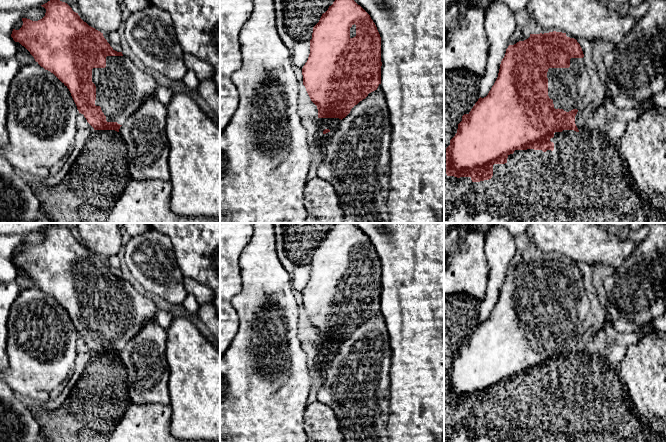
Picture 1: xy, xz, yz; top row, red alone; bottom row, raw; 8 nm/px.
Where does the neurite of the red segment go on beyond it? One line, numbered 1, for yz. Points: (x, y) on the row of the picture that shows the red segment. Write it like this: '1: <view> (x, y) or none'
1: yz (565, 85)

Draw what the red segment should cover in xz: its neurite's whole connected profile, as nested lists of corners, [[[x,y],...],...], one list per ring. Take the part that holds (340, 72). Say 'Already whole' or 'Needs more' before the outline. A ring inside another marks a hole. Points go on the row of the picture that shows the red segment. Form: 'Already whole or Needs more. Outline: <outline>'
Needs more. Outline: [[[335,0],[329,6],[328,10],[322,14],[319,22],[313,27],[312,39],[310,40],[310,54],[302,68],[303,85],[311,101],[317,106],[318,118],[339,118],[342,120],[350,113],[355,105],[368,95],[381,91],[381,66],[381,37],[370,15],[354,0]]]

